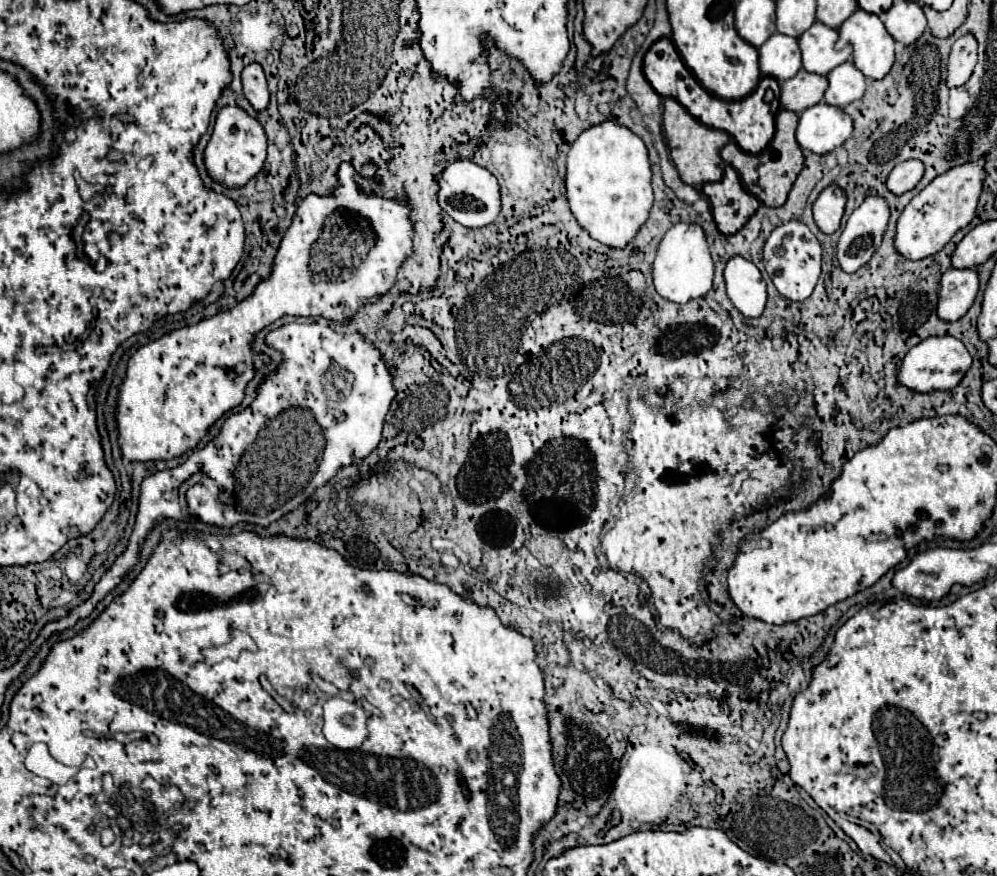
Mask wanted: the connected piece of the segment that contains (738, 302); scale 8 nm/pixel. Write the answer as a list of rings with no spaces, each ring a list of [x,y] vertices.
[[[741,256],[729,258],[725,264],[727,296],[733,306],[747,318],[757,318],[765,310],[767,288],[759,268]]]

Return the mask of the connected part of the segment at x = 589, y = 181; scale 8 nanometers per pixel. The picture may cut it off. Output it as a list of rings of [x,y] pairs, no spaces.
[[[605,120],[581,132],[567,158],[567,200],[577,222],[591,238],[625,248],[647,222],[653,204],[651,162],[645,142],[613,120]]]

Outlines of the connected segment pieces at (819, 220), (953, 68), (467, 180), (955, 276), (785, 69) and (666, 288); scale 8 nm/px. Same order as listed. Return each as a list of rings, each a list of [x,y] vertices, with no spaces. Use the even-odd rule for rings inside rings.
[[[837,184],[827,186],[819,194],[819,198],[813,204],[813,216],[821,232],[833,234],[839,228],[843,212],[845,212],[845,204],[847,204],[847,196]]]
[[[967,32],[953,44],[949,56],[949,64],[947,64],[949,88],[963,86],[969,80],[975,64],[977,64],[977,40],[971,32]]]
[[[469,160],[451,162],[439,176],[439,184],[441,184],[439,188],[441,208],[465,228],[485,228],[493,224],[501,212],[501,194],[497,178],[489,170],[477,166],[475,162]]]
[[[951,268],[941,278],[939,318],[957,320],[973,304],[979,290],[979,274],[971,268]]]
[[[775,32],[763,46],[759,46],[759,66],[765,76],[773,76],[779,82],[793,78],[801,68],[799,40]]]
[[[675,224],[659,244],[657,258],[653,264],[655,290],[671,302],[689,302],[705,296],[713,284],[713,260],[705,240],[705,232],[699,224]]]

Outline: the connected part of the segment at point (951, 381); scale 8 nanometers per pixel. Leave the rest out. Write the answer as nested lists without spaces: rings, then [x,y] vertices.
[[[931,336],[913,346],[901,366],[899,380],[903,386],[917,392],[933,392],[933,390],[951,390],[961,382],[965,372],[971,366],[971,354],[965,344],[953,336]]]

